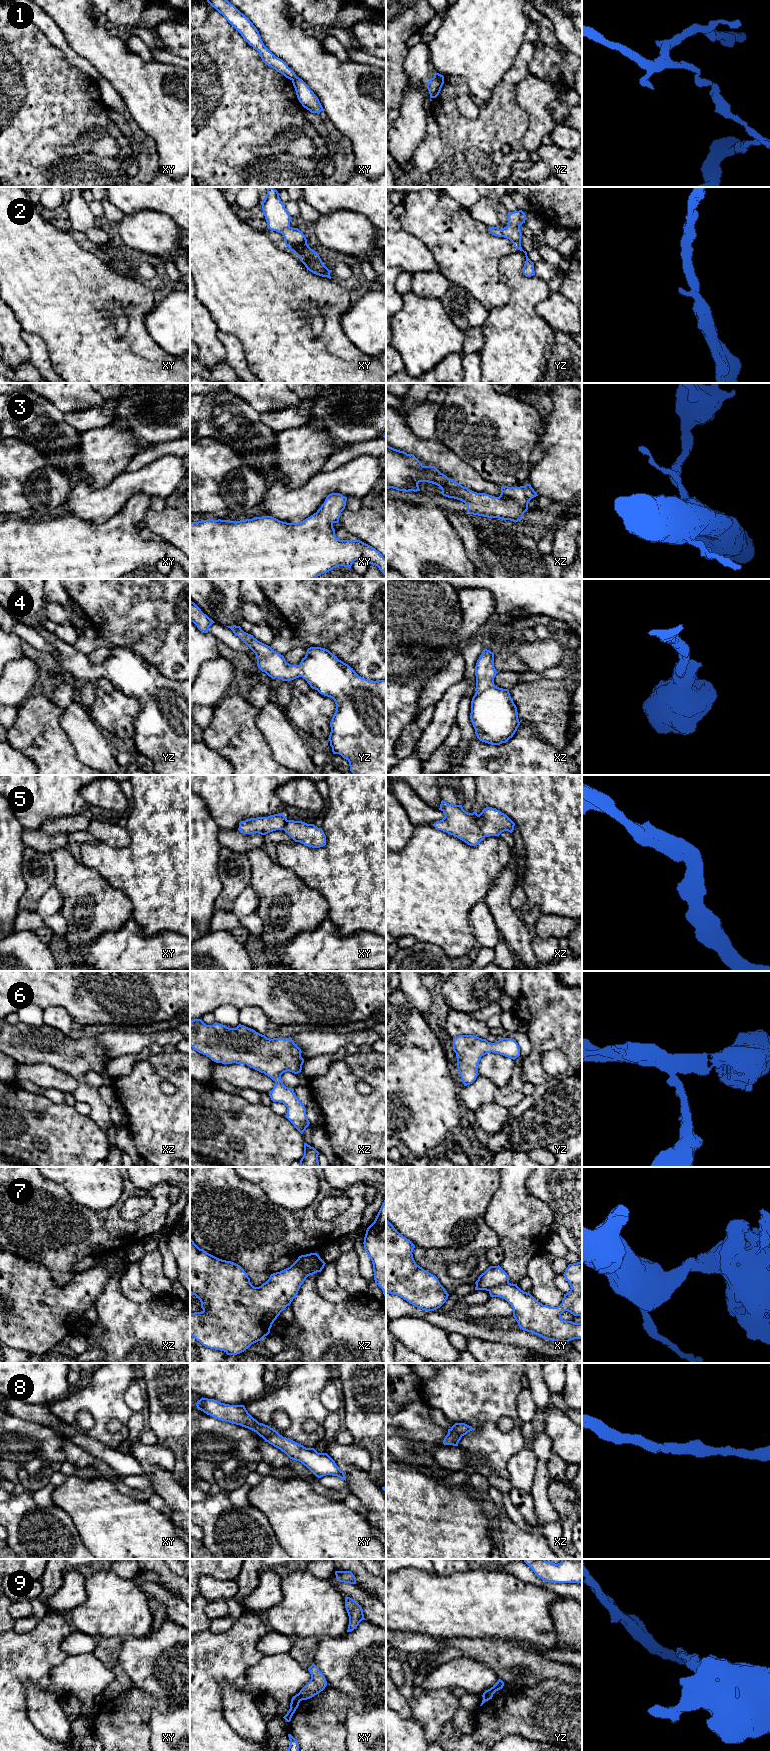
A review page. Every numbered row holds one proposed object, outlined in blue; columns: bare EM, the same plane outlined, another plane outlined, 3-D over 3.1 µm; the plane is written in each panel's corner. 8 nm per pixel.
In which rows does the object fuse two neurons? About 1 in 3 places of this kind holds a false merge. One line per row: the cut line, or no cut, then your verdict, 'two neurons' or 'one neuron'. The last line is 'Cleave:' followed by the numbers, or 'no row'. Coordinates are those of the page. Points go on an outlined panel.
1: cut xy (296, 76), (292, 80); two neurons
2: cut none; one neuron
3: cut none; one neuron
4: cut none; one neuron
5: cut none; one neuron
6: cut none; one neuron
7: cut xz (320, 1258), (305, 1269), (307, 1276); two neurons
8: cut none; one neuron
9: cut xy (298, 1693), (298, 1697), (301, 1700); two neurons
Cleave: 1, 7, 9

